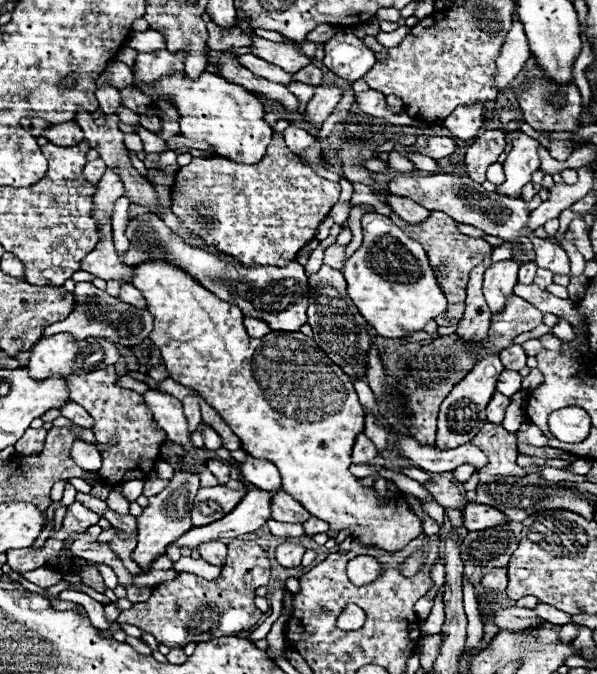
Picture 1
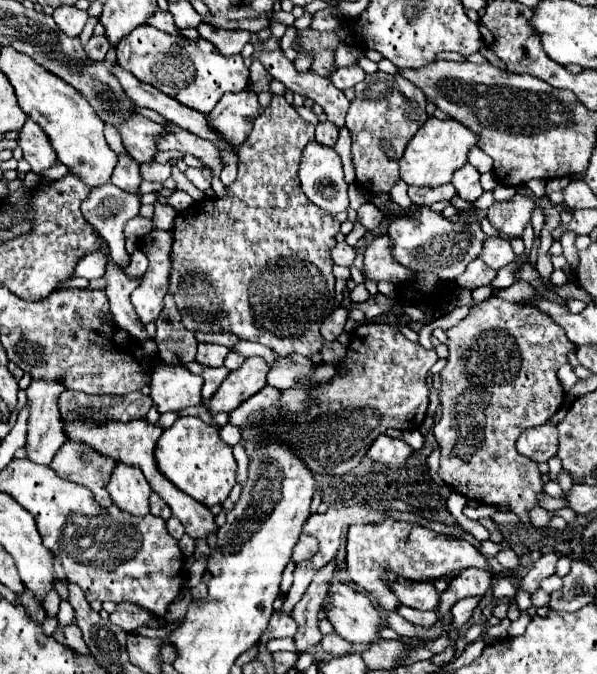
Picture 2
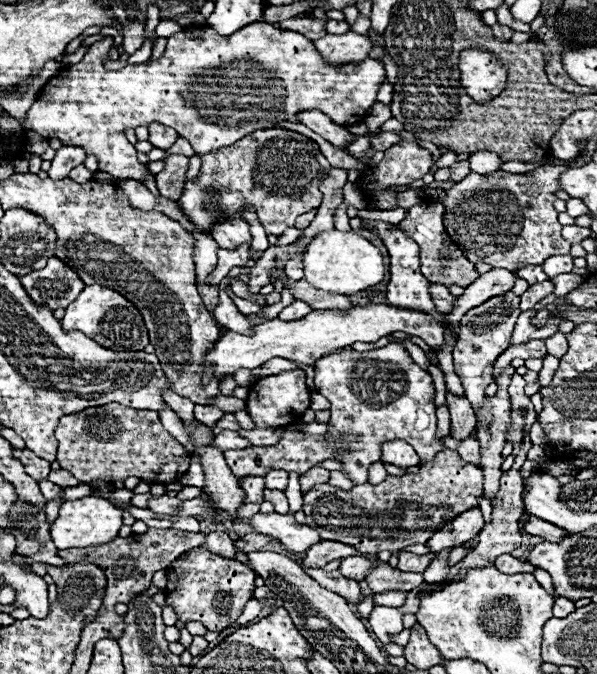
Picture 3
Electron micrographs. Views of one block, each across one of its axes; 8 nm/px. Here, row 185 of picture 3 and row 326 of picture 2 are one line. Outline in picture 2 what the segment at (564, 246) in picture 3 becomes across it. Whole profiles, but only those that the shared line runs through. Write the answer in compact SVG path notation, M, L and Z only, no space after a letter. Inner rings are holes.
M490 298L472 308L470 314L448 334L448 364L442 370L442 420L434 426L434 436L440 444L440 478L456 488L456 492L492 506L508 506L524 524L530 524L528 512L540 506L538 496L544 492L544 482L538 464L520 456L514 442L522 430L544 424L564 402L564 390L556 378L562 364L568 362L568 352L574 348L562 328L544 312L528 304L512 304Z

